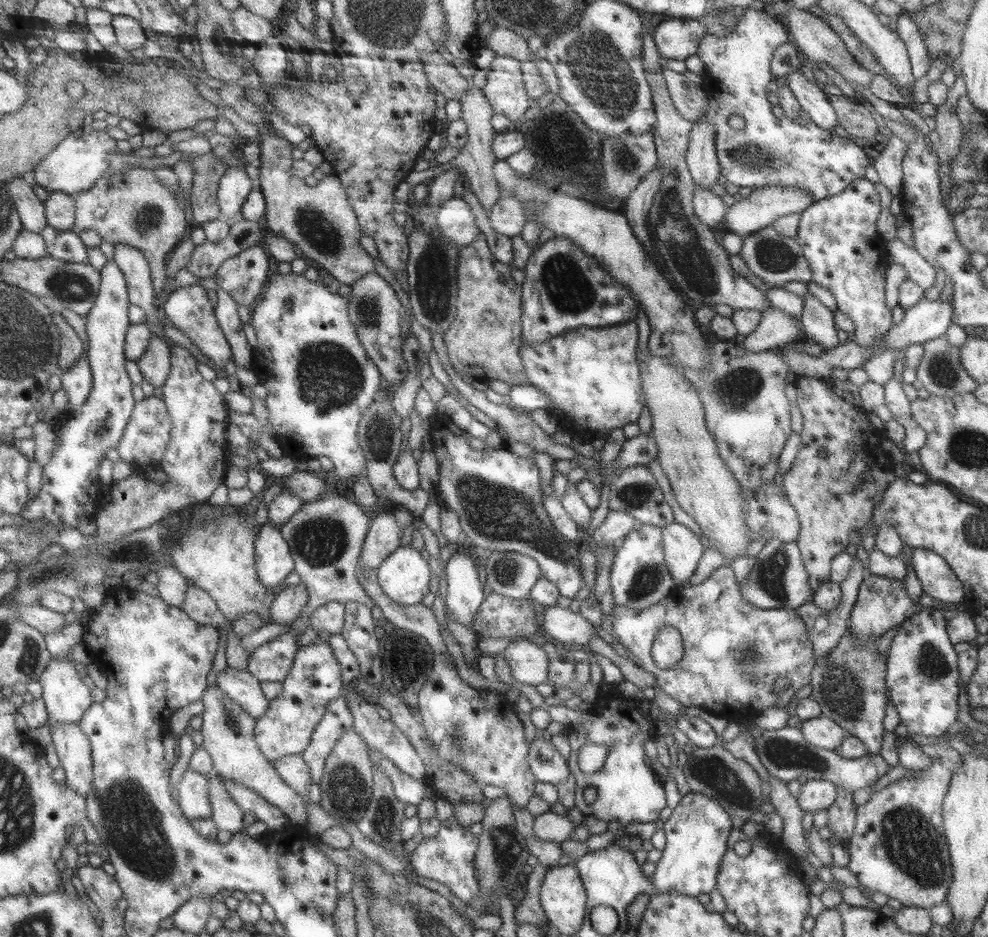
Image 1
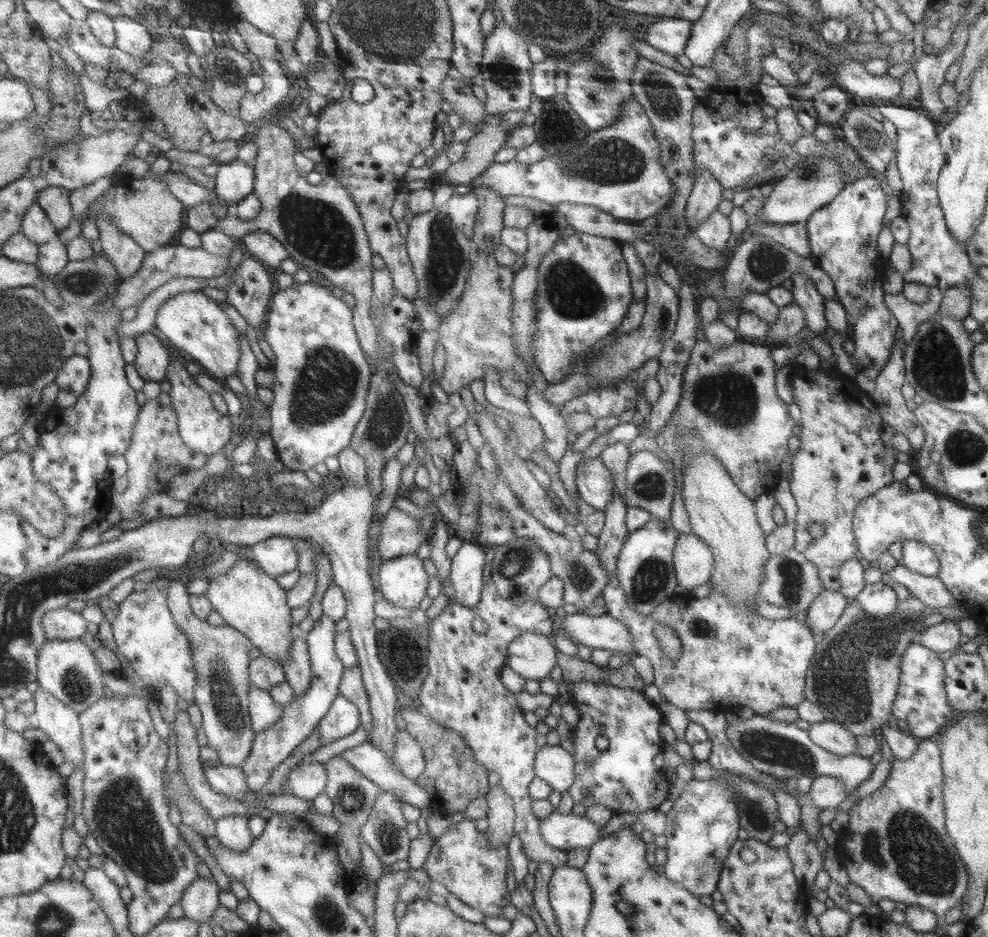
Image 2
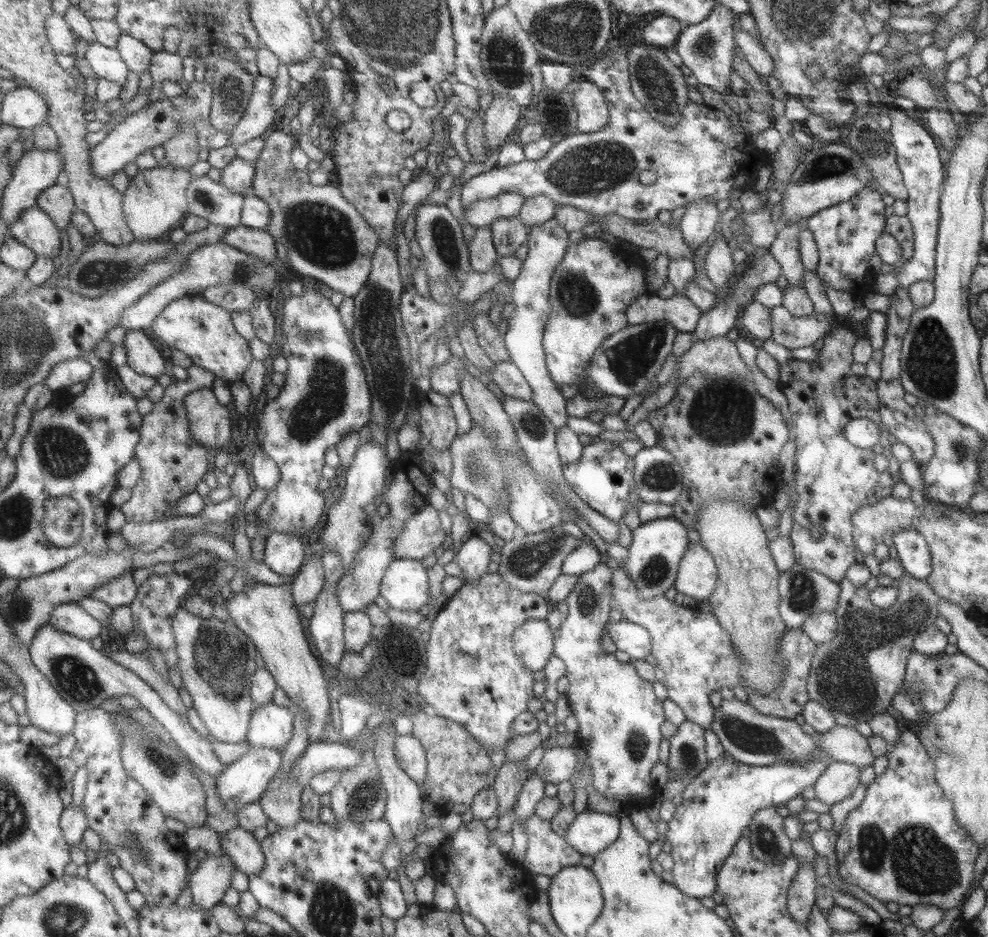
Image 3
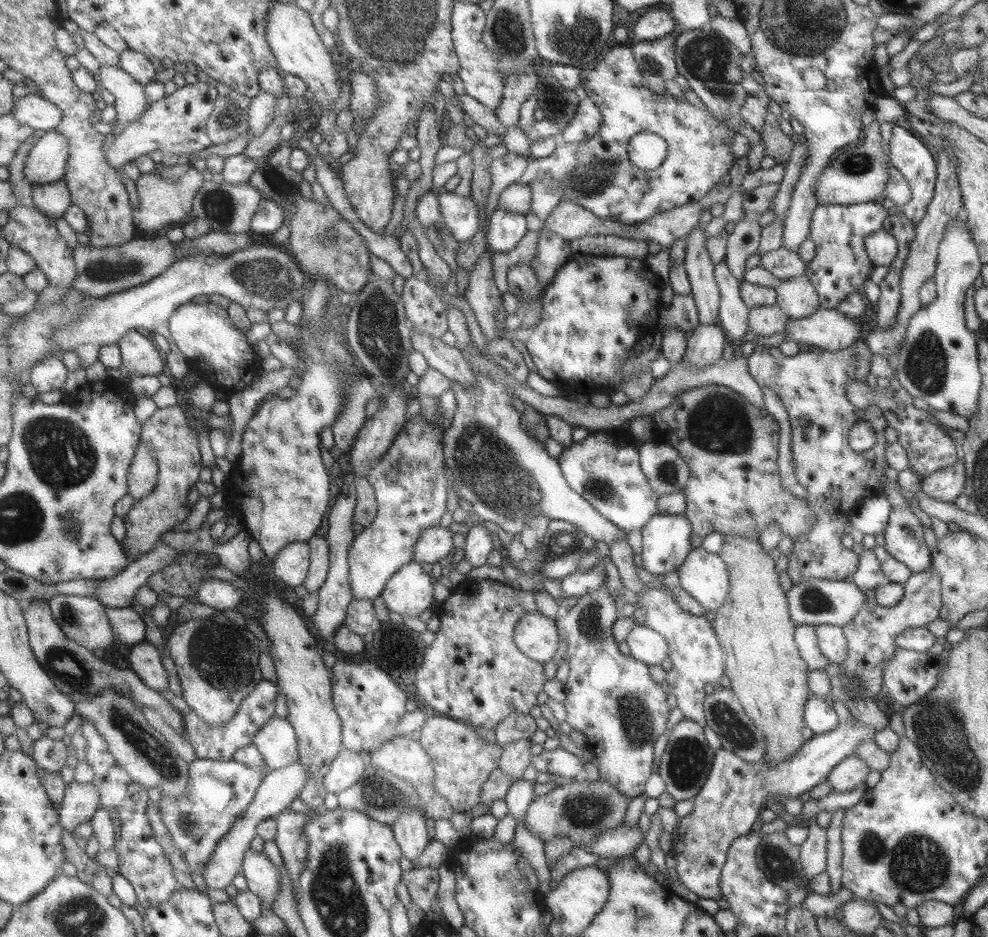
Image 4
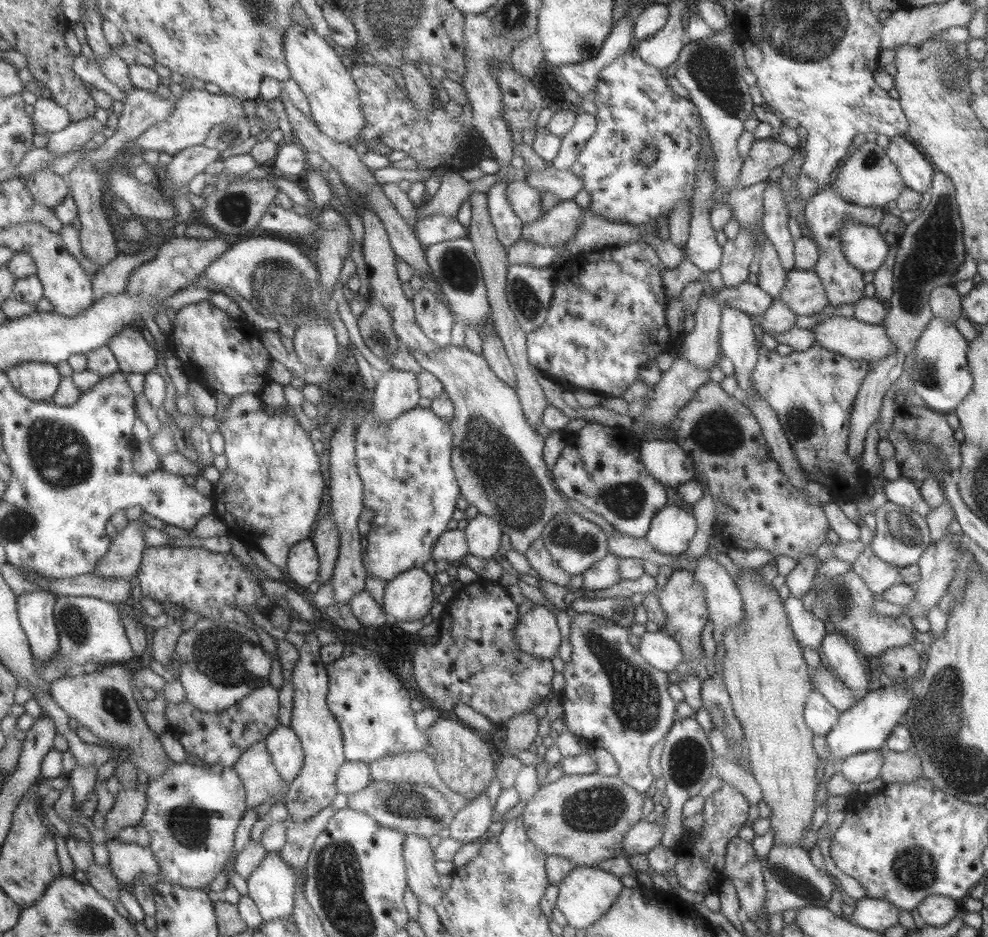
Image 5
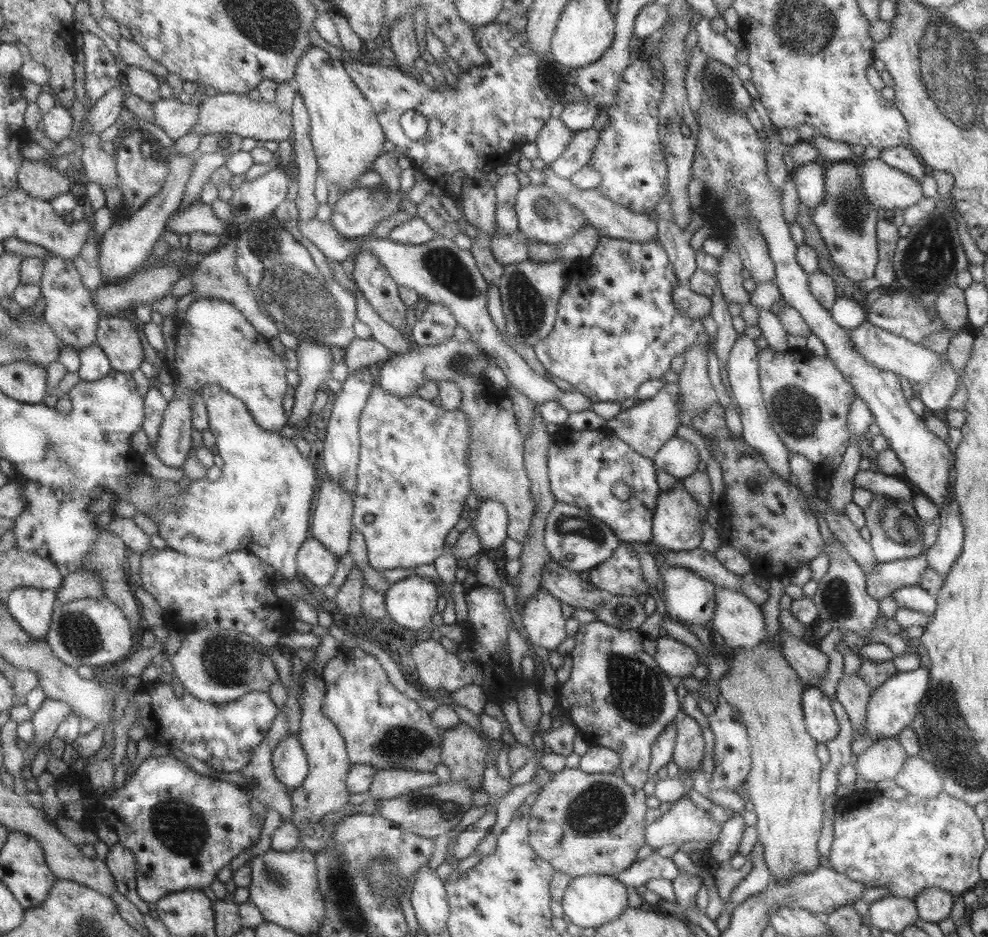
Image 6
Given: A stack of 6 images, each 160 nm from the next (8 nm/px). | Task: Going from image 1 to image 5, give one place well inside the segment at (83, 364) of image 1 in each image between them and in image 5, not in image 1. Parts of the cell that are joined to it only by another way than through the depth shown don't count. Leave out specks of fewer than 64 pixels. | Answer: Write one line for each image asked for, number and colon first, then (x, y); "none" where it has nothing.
2: (76, 375)
3: (62, 377)
4: (50, 373)
5: (38, 380)

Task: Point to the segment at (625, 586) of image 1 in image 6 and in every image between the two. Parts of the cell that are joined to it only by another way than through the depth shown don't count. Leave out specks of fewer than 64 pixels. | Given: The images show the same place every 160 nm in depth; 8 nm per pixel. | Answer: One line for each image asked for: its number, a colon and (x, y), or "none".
2: (644, 568)
3: (656, 548)
4: (666, 537)
5: (672, 527)
6: (677, 519)

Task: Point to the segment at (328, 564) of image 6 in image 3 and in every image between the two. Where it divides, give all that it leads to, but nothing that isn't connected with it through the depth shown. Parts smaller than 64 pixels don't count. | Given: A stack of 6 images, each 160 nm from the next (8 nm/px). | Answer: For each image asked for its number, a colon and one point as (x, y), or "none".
3: (285, 553)
4: (291, 566)
5: (304, 564)

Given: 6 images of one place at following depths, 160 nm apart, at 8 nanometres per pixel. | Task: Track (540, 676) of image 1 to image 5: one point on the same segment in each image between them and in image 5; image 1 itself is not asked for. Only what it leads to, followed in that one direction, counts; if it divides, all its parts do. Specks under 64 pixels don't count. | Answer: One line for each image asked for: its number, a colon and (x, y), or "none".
2: (530, 655)
3: (532, 641)
4: (536, 637)
5: (537, 634)

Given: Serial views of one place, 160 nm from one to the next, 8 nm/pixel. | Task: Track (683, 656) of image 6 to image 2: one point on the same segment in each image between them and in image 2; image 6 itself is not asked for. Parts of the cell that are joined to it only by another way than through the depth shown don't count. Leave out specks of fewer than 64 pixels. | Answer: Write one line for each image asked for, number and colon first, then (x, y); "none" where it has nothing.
2: (605, 632)
3: (629, 638)
4: (645, 645)
5: (656, 648)

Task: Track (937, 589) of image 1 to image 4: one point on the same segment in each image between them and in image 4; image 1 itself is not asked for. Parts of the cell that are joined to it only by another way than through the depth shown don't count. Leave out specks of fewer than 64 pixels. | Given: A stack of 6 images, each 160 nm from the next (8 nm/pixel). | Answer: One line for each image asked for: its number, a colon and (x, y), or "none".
2: (916, 556)
3: (913, 552)
4: (903, 534)

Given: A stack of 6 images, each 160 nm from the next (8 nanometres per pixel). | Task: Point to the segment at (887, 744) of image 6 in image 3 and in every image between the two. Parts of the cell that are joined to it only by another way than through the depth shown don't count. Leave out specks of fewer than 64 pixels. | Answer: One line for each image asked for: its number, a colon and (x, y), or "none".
3: (839, 779)
4: (851, 771)
5: (862, 767)

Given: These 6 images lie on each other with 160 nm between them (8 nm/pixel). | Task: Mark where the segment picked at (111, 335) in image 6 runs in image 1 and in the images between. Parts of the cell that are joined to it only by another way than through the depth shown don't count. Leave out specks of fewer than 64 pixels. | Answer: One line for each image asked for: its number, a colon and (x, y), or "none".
1: (156, 364)
2: (153, 361)
3: (143, 355)
4: (142, 357)
5: (133, 351)

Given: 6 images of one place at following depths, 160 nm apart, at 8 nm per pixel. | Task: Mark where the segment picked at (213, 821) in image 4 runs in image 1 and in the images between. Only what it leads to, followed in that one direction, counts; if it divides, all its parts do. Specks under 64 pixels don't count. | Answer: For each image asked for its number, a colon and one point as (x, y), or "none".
1: (316, 679)
2: (272, 747)
3: (244, 782)

